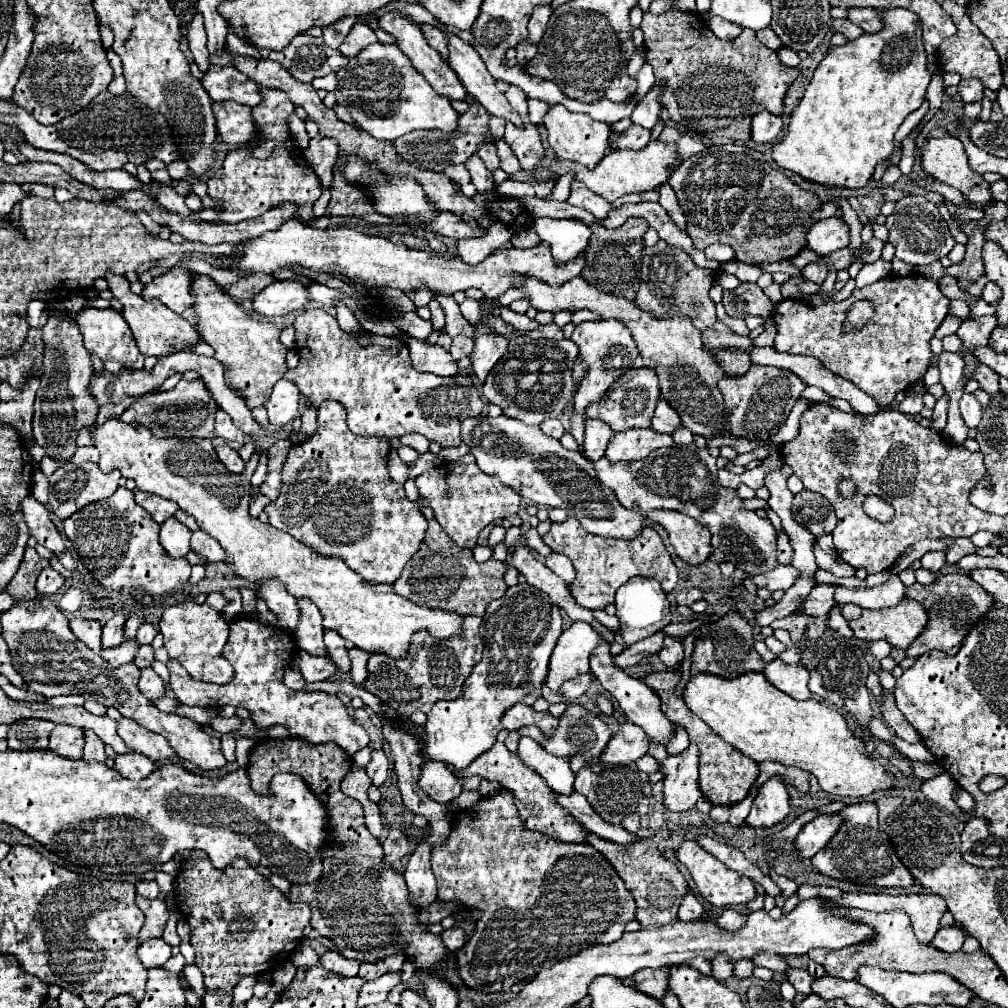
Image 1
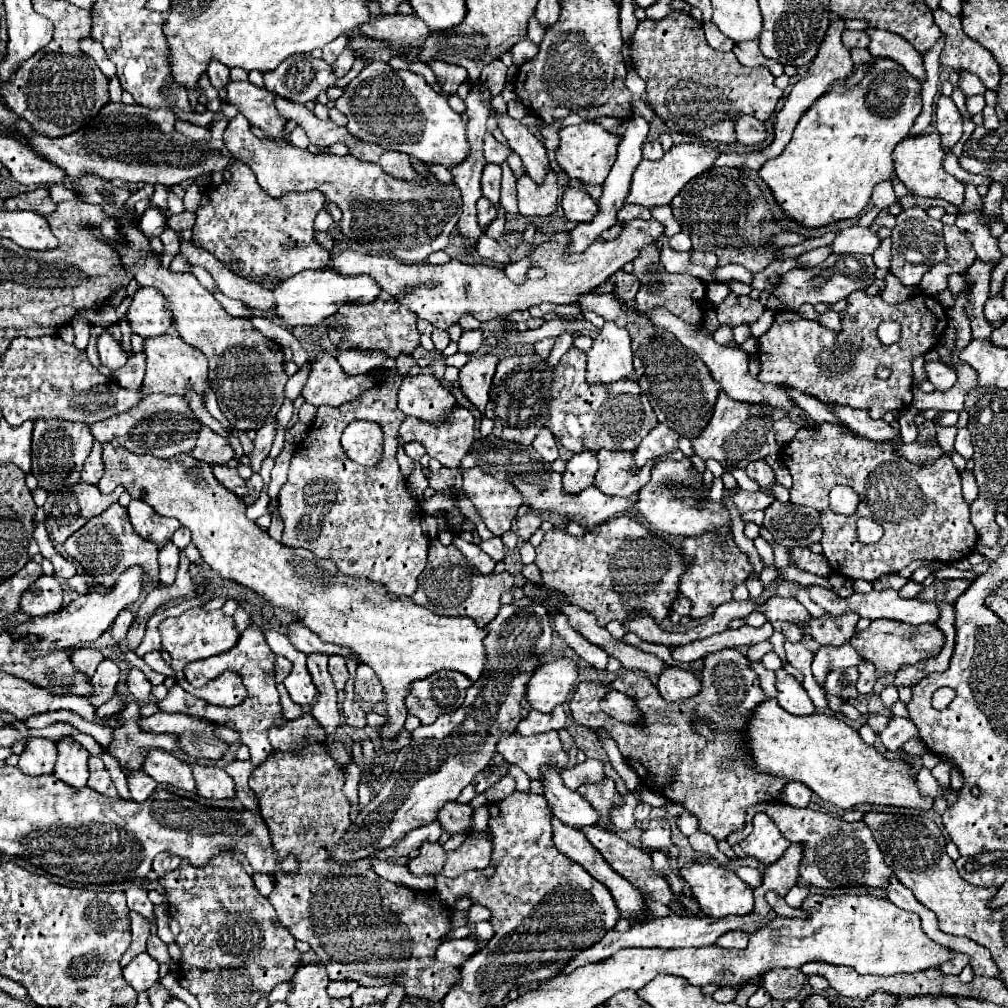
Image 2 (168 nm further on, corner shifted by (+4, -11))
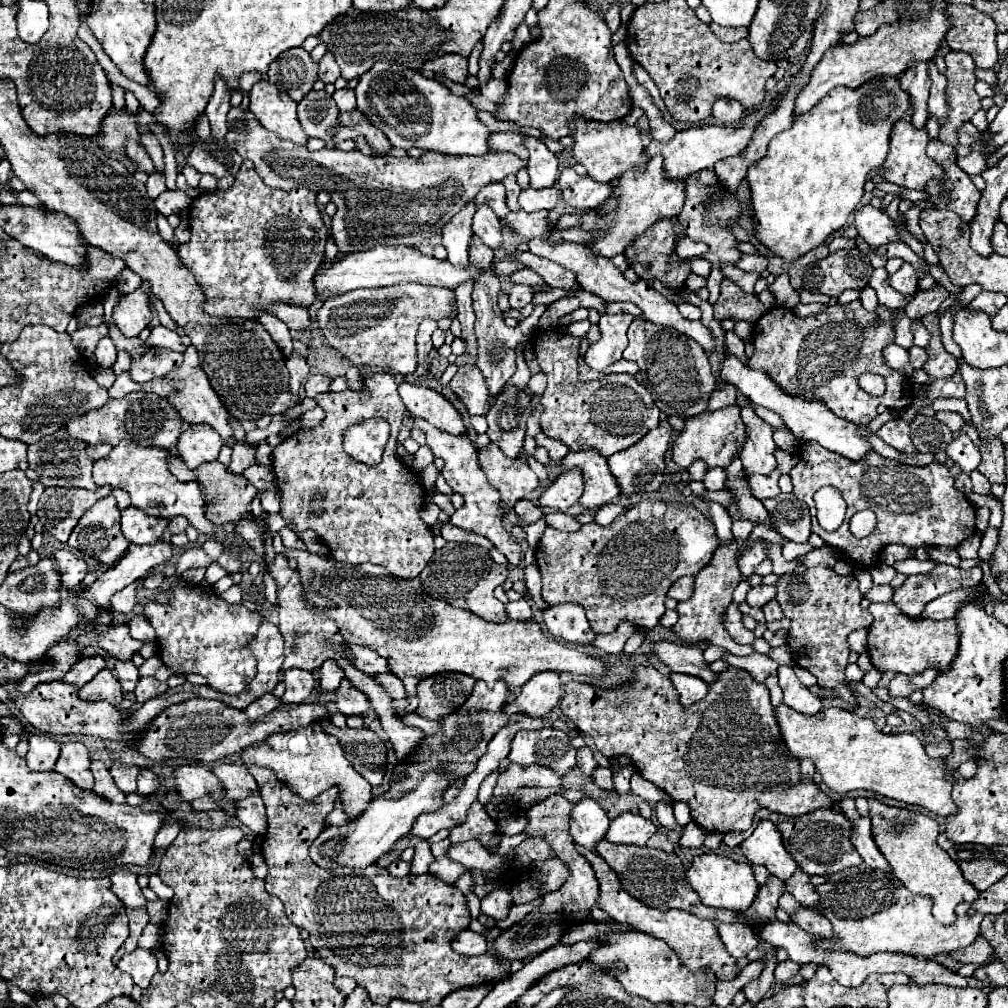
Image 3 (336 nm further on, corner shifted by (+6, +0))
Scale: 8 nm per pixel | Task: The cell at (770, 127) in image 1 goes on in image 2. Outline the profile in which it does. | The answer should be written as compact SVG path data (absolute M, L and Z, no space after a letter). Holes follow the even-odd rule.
M741 115L735 121L735 135L737 135L737 143L739 145L759 145L761 141L765 141L765 125L751 117L751 115Z

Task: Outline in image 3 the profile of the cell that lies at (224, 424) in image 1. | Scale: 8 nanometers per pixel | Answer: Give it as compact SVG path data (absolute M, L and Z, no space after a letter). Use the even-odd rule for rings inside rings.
M193 424L193 428L187 426L183 430L175 448L187 468L195 470L203 462L217 460L221 446L221 436L217 436L209 424Z

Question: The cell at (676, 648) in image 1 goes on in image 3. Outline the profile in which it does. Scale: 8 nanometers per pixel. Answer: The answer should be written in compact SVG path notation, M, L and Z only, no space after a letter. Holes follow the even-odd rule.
M671 674L669 676L675 690L679 692L679 702L683 706L689 706L697 700L701 700L707 694L707 684L703 680L697 680L695 676L689 674Z

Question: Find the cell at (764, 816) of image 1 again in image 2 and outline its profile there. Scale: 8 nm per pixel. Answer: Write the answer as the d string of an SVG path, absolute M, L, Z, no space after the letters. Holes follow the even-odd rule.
M757 813L753 819L753 833L741 843L741 849L749 855L755 857L763 865L775 863L791 843L779 835L779 829L771 819L767 819L763 813Z

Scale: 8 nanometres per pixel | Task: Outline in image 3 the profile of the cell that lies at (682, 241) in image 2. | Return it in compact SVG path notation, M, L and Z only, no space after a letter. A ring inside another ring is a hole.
M691 258L689 260L689 266L695 274L699 276L709 276L709 270L711 270L711 264L705 260L705 258Z

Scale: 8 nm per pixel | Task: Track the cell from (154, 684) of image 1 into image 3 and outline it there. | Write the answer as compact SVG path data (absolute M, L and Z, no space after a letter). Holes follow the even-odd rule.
M125 660L125 662L117 662L115 666L115 676L117 680L121 682L121 690L127 694L127 692L133 692L137 682L139 682L139 668L133 664L133 660Z

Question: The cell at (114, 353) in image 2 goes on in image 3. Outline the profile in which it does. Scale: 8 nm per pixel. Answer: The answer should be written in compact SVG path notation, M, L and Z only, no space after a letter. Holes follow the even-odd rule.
M109 336L99 340L99 344L95 348L95 358L97 358L97 364L103 366L103 368L111 368L115 364L117 348L115 348L115 344L113 344L113 340Z

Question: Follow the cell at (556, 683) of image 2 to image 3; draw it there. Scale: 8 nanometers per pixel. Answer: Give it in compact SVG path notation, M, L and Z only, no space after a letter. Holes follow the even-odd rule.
M539 672L533 680L527 680L521 694L503 706L507 714L523 712L529 716L545 716L561 700L561 674L559 672Z

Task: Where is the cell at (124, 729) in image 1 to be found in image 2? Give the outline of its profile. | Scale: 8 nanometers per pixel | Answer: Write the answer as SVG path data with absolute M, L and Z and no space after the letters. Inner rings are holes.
M161 749L149 751L143 771L149 777L153 777L157 783L167 783L177 789L197 793L197 785L195 785L191 767L187 763L175 759L173 755L169 755L167 751L161 751Z

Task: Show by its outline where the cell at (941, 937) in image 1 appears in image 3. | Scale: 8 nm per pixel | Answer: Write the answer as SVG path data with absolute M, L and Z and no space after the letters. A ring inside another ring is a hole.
M979 936L965 950L953 952L951 956L953 956L953 960L957 960L961 964L969 964L969 962L971 964L985 964L985 962L989 962L993 958L993 948L989 946L989 942L983 936Z

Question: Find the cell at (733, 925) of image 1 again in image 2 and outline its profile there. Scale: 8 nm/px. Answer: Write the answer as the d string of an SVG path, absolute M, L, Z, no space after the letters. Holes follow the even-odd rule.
M729 931L729 933L723 933L717 939L715 945L717 947L729 947L729 949L745 949L747 941L749 941L747 933L743 933L743 931Z

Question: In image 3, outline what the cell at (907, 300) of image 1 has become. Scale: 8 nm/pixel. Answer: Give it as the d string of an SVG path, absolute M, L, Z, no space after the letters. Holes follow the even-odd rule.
M861 300L829 306L823 314L809 318L799 318L789 308L771 308L755 322L755 352L749 366L767 372L785 392L793 392L803 400L821 400L841 418L855 424L869 424L877 416L879 404L885 404L889 410L903 410L911 404L911 384L905 384L907 380L903 374L889 372L889 366L885 366L881 358L881 350L893 344L895 332L889 326L877 324L875 316L879 316L883 324L885 320L895 320L891 308L879 306L877 312L871 314L863 308ZM863 372L885 378L887 390L883 396L875 398L857 384Z

